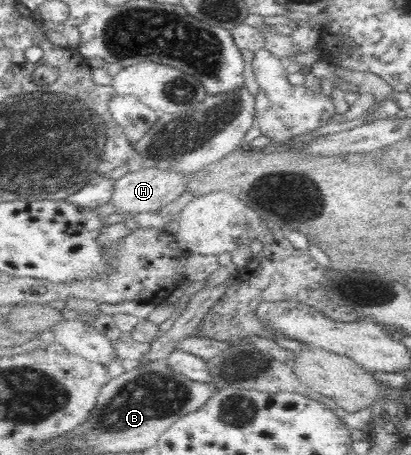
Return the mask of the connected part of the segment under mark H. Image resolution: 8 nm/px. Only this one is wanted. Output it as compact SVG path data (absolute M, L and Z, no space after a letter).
M143 168L139 171L129 171L116 180L110 203L115 206L115 212L119 214L156 212L185 192L191 176L191 174L179 174L178 172L170 172L170 170L161 170L160 168Z

